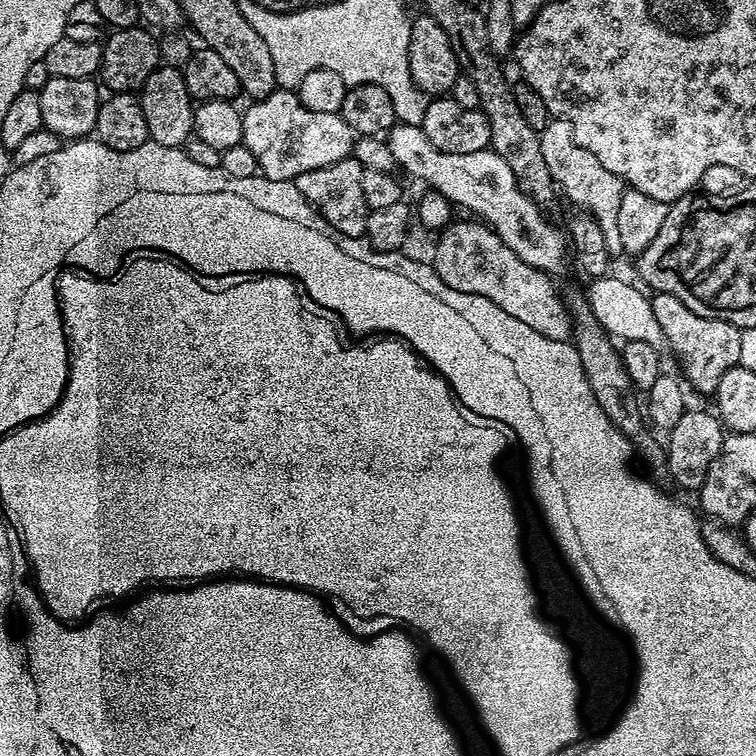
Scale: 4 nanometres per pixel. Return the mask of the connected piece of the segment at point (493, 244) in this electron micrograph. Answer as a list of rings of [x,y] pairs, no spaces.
[[[476,218],[457,219],[439,233],[436,245],[432,248],[430,263],[432,269],[450,286],[466,294],[478,294],[490,298],[494,306],[502,306],[510,318],[526,322],[538,334],[555,340],[568,340],[574,332],[574,321],[570,315],[569,305],[556,296],[557,281],[548,273],[522,262],[502,238],[493,232],[489,225]]]

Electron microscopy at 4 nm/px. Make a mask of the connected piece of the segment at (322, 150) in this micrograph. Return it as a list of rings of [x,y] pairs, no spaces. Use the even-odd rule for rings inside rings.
[[[277,90],[269,96],[253,99],[247,109],[243,109],[243,147],[248,147],[250,155],[256,159],[259,175],[272,180],[299,181],[302,174],[333,164],[335,160],[346,160],[353,155],[353,144],[357,134],[341,118],[339,112],[315,112],[304,108],[299,95],[292,90]]]

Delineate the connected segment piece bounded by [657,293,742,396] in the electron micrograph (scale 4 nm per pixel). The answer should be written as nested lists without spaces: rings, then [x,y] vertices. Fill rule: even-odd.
[[[667,293],[666,314],[657,313],[669,349],[683,360],[685,381],[698,392],[715,395],[724,372],[740,364],[742,330],[722,319],[704,318],[694,314],[677,293]]]

